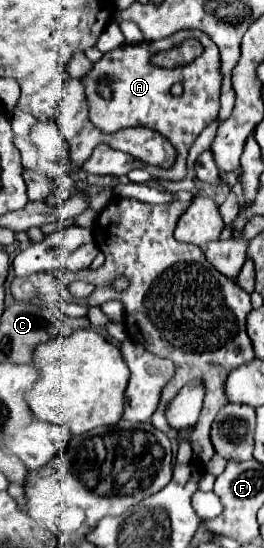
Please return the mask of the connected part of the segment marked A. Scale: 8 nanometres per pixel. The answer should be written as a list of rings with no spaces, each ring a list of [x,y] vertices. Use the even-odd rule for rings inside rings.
[[[196,29],[178,31],[176,35],[170,35],[166,39],[154,41],[154,43],[136,43],[136,45],[122,45],[118,49],[112,49],[104,53],[100,61],[94,63],[92,71],[80,79],[86,89],[88,99],[88,117],[94,127],[98,127],[102,133],[116,133],[124,127],[136,127],[146,125],[142,121],[148,121],[148,127],[154,131],[160,131],[168,141],[176,147],[178,159],[172,167],[172,171],[160,171],[158,167],[150,167],[148,173],[154,179],[168,179],[168,181],[180,181],[186,175],[186,155],[196,137],[216,119],[220,111],[220,91],[222,91],[222,75],[220,75],[220,55],[218,47],[212,43],[212,39]],[[184,39],[198,39],[204,45],[204,53],[196,57],[192,63],[174,67],[174,69],[162,69],[148,65],[148,49],[168,49]],[[108,77],[112,81],[112,99],[104,101],[100,95],[96,95],[96,79]],[[172,83],[182,83],[184,93],[180,97],[174,97],[170,93]]]

